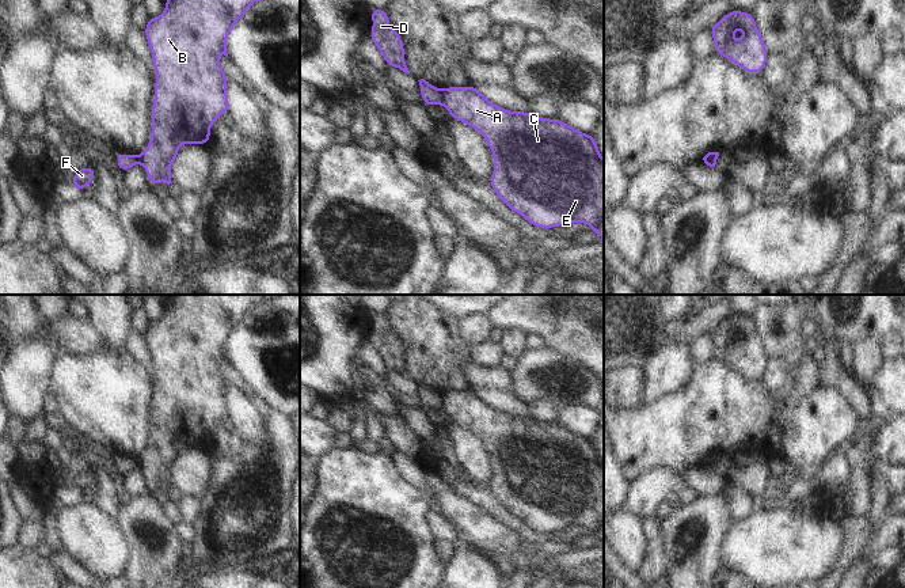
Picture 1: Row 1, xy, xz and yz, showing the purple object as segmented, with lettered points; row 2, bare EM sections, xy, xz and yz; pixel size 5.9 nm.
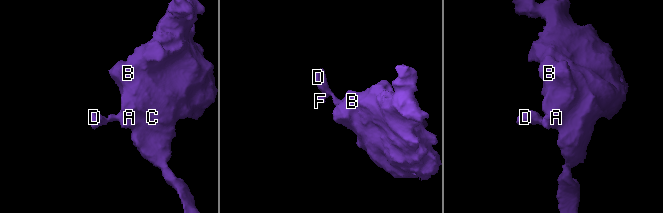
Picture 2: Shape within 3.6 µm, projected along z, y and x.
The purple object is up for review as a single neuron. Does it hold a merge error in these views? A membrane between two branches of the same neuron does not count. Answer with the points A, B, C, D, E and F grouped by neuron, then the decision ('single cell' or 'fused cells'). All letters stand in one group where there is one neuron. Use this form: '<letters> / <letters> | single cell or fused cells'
A B C E / D F | fused cells

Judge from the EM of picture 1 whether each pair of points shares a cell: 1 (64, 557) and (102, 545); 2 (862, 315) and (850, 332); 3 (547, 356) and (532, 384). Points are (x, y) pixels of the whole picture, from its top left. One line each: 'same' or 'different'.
1: different
2: same
3: same

